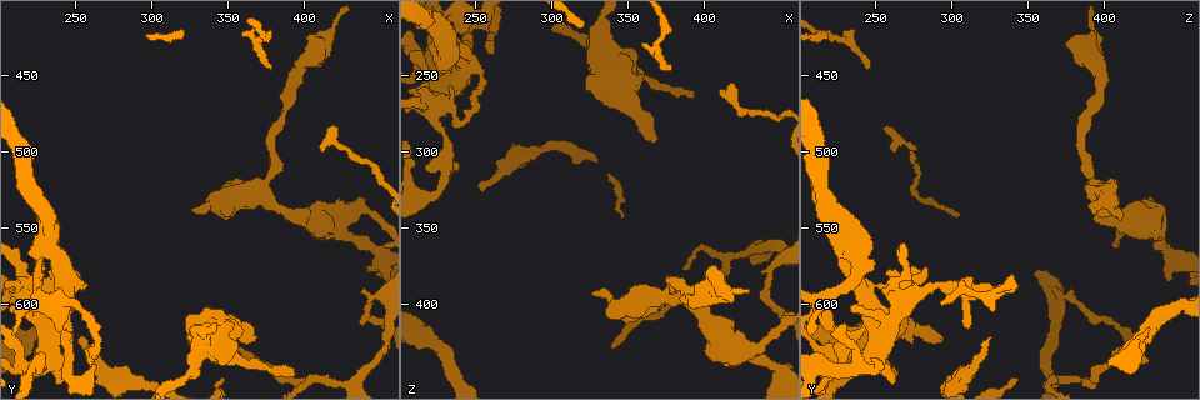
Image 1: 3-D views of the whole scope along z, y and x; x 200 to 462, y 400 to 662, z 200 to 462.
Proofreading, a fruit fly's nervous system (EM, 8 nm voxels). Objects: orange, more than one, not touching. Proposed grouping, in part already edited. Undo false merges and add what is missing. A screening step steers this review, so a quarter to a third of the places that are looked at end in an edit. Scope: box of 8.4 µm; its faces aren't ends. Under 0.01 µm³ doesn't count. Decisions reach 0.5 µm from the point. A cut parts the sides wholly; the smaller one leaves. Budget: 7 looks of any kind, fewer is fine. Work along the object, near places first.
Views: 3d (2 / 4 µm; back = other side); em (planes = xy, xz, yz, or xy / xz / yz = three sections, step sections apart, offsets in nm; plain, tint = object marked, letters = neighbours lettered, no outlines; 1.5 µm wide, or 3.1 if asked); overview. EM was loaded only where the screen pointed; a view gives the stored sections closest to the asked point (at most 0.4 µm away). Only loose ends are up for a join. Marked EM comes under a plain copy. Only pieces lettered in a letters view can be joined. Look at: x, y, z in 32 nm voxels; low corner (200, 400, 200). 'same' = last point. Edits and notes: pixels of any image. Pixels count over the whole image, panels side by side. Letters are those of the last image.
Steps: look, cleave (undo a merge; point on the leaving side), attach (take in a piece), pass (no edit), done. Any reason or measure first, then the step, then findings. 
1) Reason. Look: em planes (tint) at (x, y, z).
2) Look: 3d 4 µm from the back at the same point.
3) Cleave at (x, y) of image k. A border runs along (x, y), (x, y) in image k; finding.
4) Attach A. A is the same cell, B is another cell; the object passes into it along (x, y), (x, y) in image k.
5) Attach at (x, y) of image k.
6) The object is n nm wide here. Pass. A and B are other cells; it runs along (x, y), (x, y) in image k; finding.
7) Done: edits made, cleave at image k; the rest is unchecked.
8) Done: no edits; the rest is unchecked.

Long arm stops here. Look: em yz step 8 (letters) at (340, 636, 430).

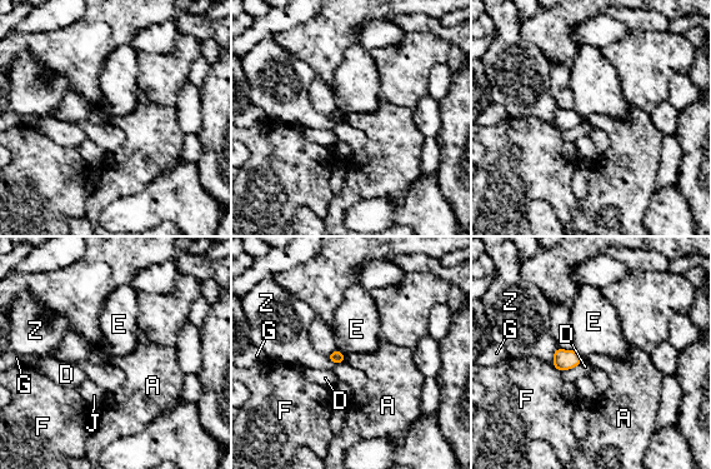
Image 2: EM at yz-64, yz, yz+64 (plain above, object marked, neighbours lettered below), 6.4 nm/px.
Pass. A, D, E, F, G, J and Z are other cells; a border runs along (344, 355), (345, 359) in image 2; no lettered piece goes on from it.

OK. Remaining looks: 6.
Free end. Look: em xy step 8 (tint) at (368, 624, 294).

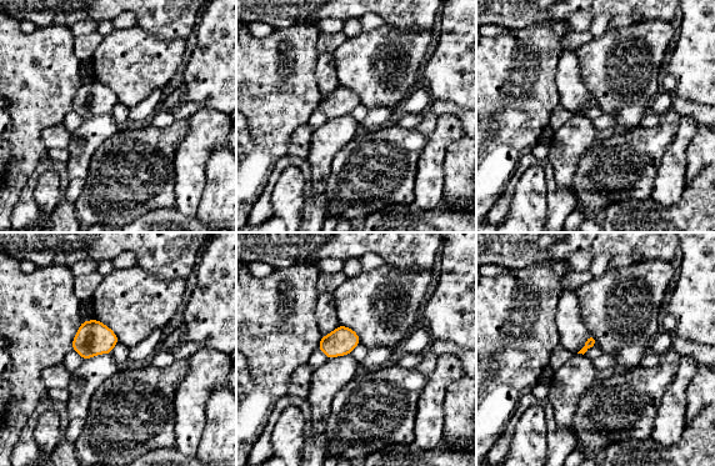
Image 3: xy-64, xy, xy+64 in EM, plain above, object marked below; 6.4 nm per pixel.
Look: em planes (letters) at the same point.

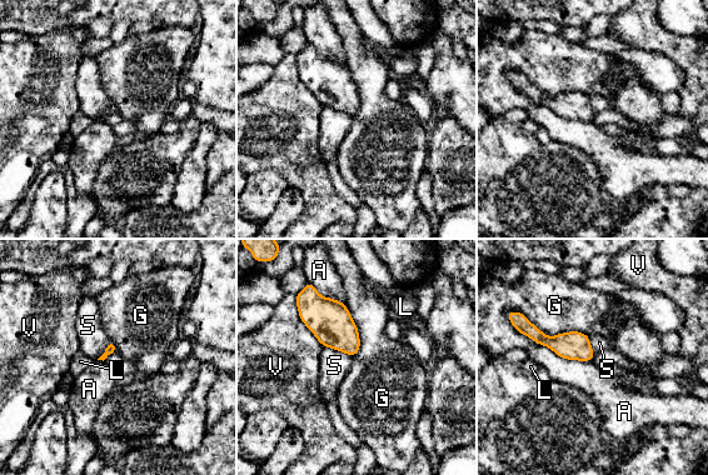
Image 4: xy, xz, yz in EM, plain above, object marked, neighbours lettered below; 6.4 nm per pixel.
Pass. A, G, L, S and V are other cells; a border runs along (523, 314), (551, 336), (588, 335) in image 4; none of them fits.

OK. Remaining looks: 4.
Touches itself. Look: 3d 2 µm at (250, 582, 270).

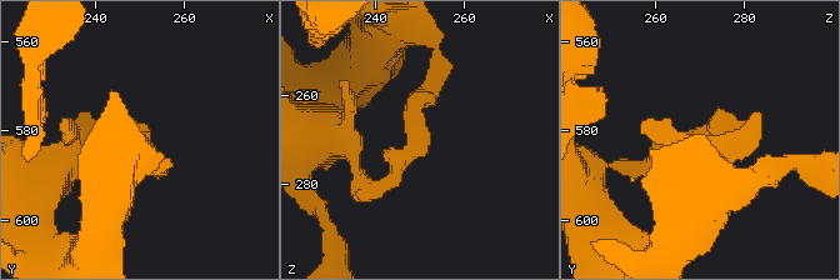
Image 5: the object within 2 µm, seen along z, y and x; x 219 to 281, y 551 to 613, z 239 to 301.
Need the tissue. Look: em planes (letters) at (250, 581, 271).

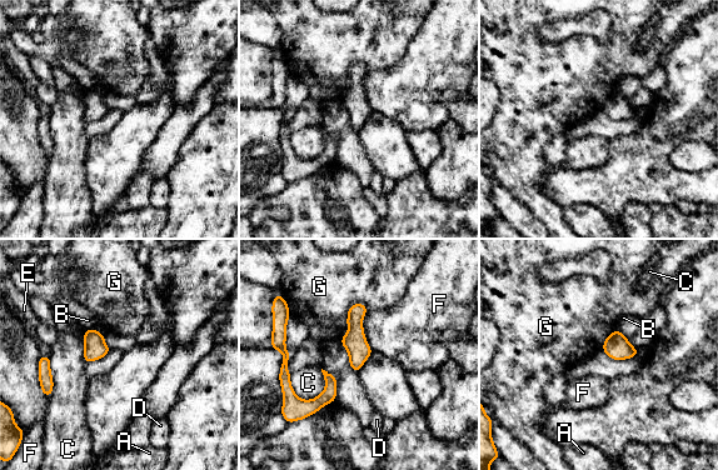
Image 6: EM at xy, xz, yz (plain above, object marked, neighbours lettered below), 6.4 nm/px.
The object is 20 nm wide here. Pass. A, B, C, D, E, F and G are other cells; it runs along (357, 306), (355, 366) in image 6; all the same cell.

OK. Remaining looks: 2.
Done: no edits; the rest is unchecked.

